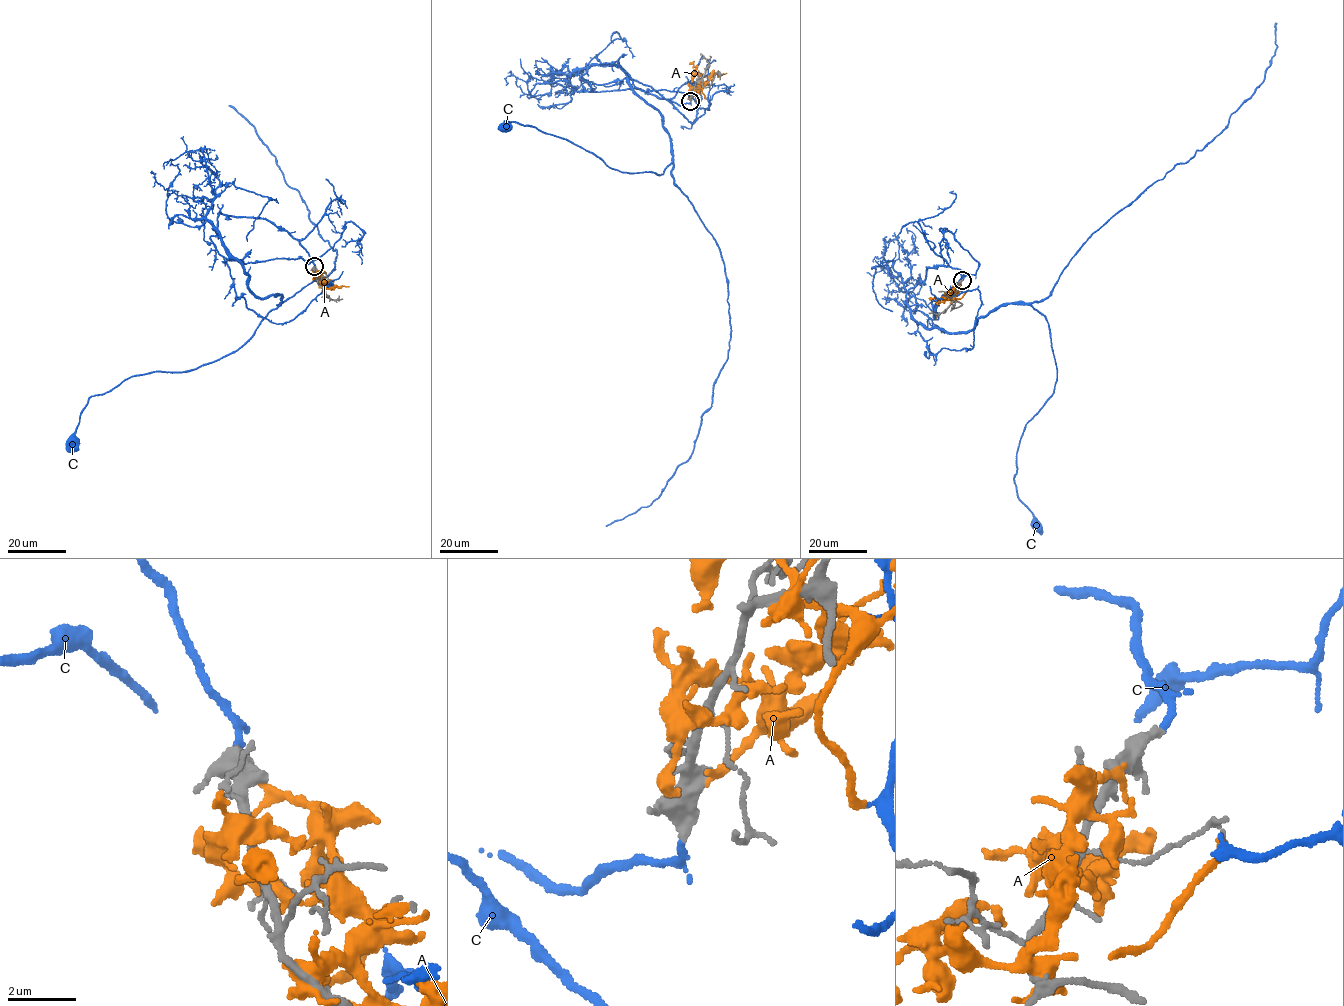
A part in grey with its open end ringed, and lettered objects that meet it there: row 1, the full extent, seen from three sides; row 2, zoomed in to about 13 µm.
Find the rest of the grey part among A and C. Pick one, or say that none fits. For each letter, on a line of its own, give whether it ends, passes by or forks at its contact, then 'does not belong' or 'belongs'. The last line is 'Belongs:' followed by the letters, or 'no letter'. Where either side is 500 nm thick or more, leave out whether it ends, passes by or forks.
A: it passes by; does not belong
C: it passes by; belongs
Belongs: C

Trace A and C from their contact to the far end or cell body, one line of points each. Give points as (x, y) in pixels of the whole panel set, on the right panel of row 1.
A: (959, 282), (950, 299), (929, 297)
C: (962, 280), (927, 268), (912, 318), (953, 333), (1005, 303), (1048, 324), (1057, 374), (1013, 480), (1035, 527)

